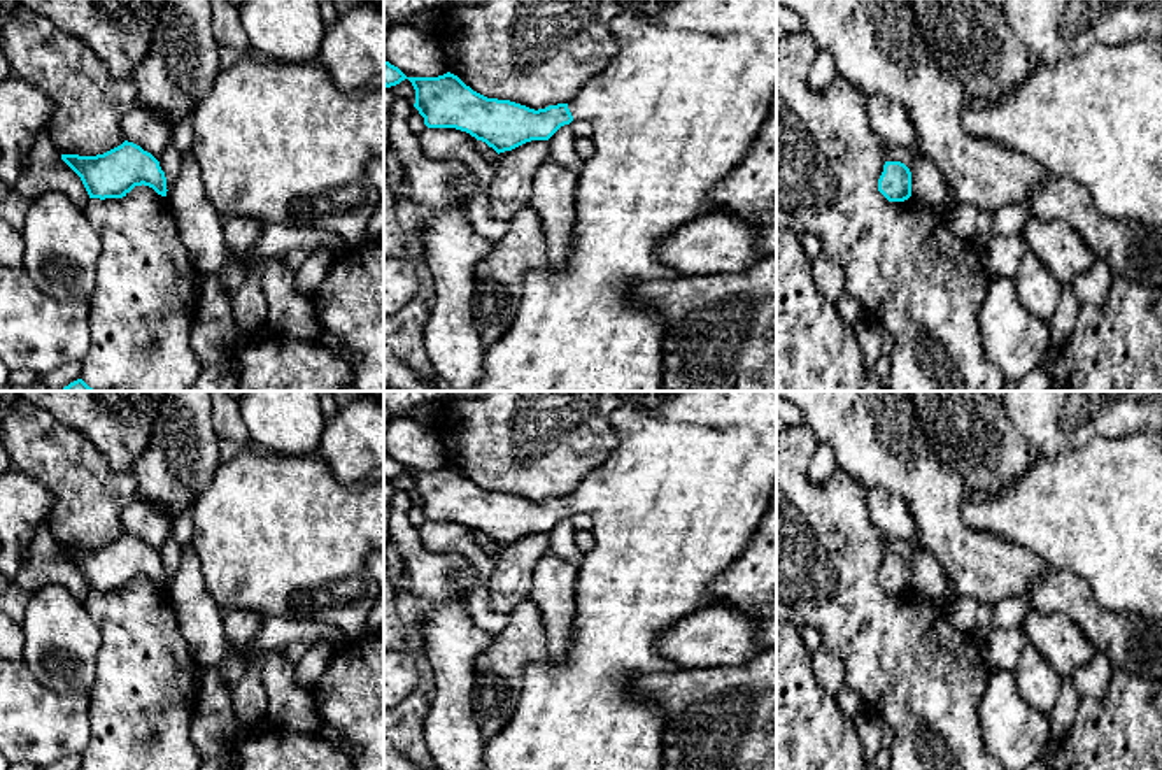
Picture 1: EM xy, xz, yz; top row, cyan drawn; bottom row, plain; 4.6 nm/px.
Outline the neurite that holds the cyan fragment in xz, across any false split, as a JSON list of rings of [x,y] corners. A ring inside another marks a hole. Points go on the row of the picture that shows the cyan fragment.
[[[617,0],[620,12],[610,21],[610,32],[617,40],[617,54],[608,65],[594,74],[582,89],[566,103],[549,105],[545,109],[529,109],[526,105],[487,98],[457,75],[447,72],[438,77],[407,77],[398,67],[384,60],[384,86],[391,88],[408,79],[415,89],[414,107],[424,118],[428,128],[456,128],[470,133],[477,140],[485,142],[498,154],[512,151],[531,140],[549,140],[561,126],[571,121],[589,121],[592,125],[594,156],[584,161],[578,172],[575,189],[575,233],[571,249],[563,267],[549,267],[529,270],[524,277],[519,309],[514,316],[507,335],[498,339],[484,351],[484,375],[473,391],[661,391],[662,384],[662,340],[666,321],[664,314],[641,305],[634,300],[633,289],[643,281],[678,279],[680,274],[666,267],[657,258],[657,247],[671,237],[680,226],[692,223],[713,210],[710,191],[726,179],[750,151],[762,125],[771,114],[771,105],[776,96],[776,0]]]

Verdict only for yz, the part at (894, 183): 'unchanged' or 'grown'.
unchanged

